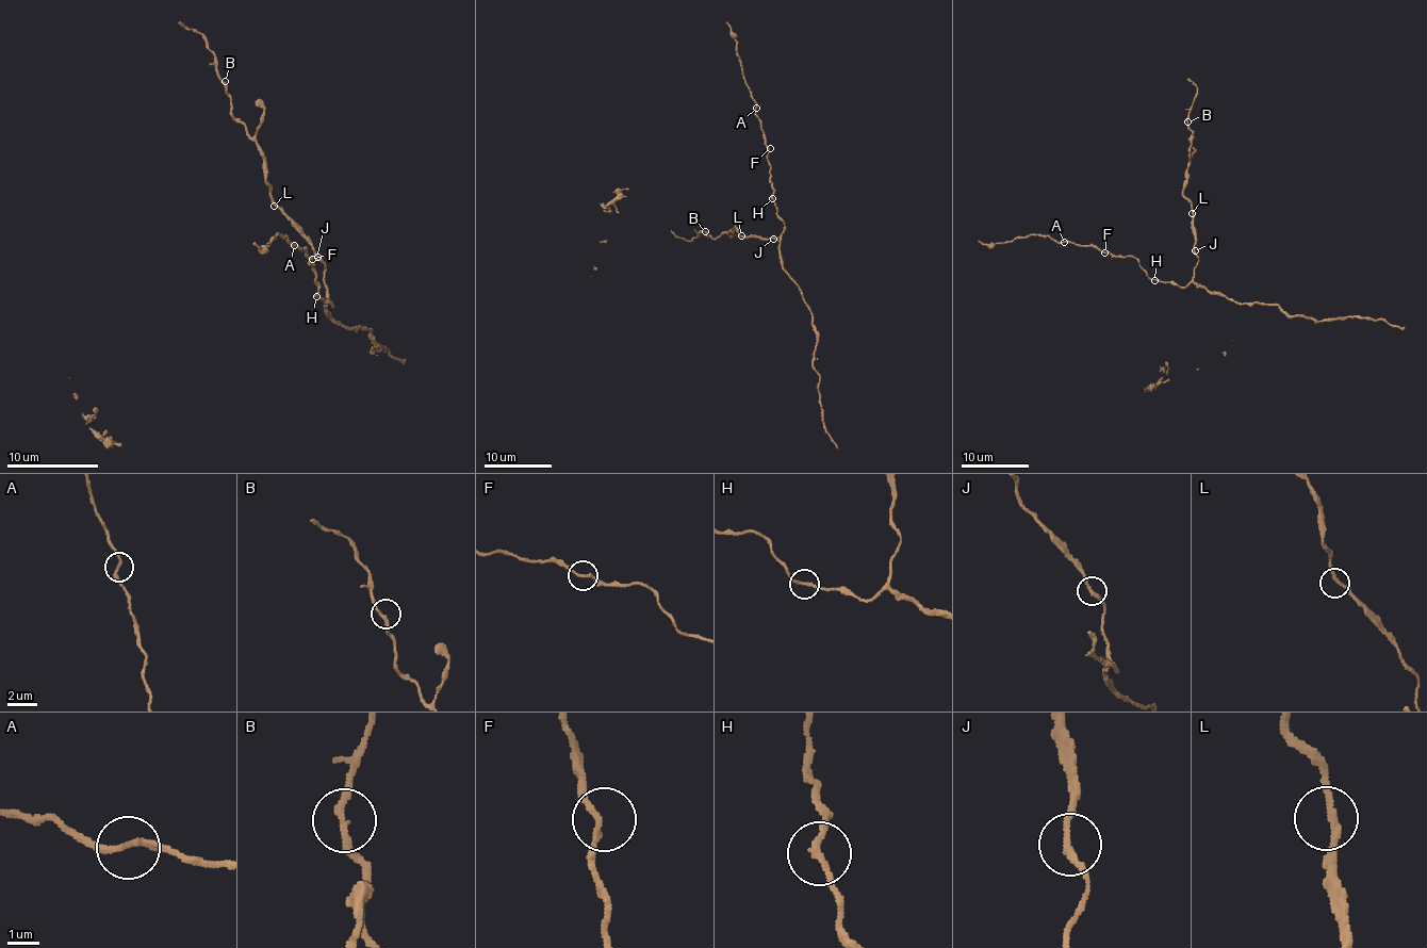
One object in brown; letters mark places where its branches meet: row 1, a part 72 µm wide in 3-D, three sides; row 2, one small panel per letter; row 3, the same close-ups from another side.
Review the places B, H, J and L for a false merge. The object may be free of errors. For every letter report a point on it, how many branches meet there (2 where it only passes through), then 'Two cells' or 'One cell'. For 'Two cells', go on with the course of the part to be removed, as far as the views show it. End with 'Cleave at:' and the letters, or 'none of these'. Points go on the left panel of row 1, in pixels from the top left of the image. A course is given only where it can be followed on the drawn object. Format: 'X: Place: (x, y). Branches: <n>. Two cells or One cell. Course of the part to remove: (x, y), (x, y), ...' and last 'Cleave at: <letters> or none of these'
B: Place: (225, 81). Branches: 2. One cell
H: Place: (316, 296). Branches: 2. One cell
J: Place: (317, 257). Branches: 2. One cell
L: Place: (274, 206). Branches: 2. One cell
Cleave at: none of these

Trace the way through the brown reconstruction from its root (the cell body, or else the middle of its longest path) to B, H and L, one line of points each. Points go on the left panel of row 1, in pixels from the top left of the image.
B: (331, 300), (324, 261), (274, 201), (262, 148), (232, 113), (225, 81)
H: (331, 300), (333, 305), (317, 295)
L: (331, 300), (324, 281), (324, 261), (310, 240), (274, 206)

